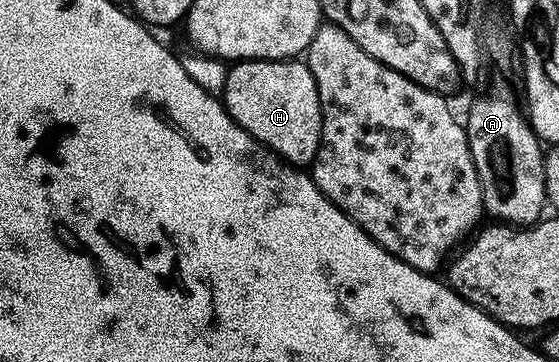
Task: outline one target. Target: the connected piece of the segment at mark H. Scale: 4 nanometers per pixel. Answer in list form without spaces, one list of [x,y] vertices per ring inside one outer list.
[[[249,60],[237,62],[229,69],[222,101],[230,117],[250,137],[255,138],[261,146],[271,150],[285,162],[297,168],[304,168],[316,159],[316,153],[320,147],[320,97],[314,76],[303,61]]]

